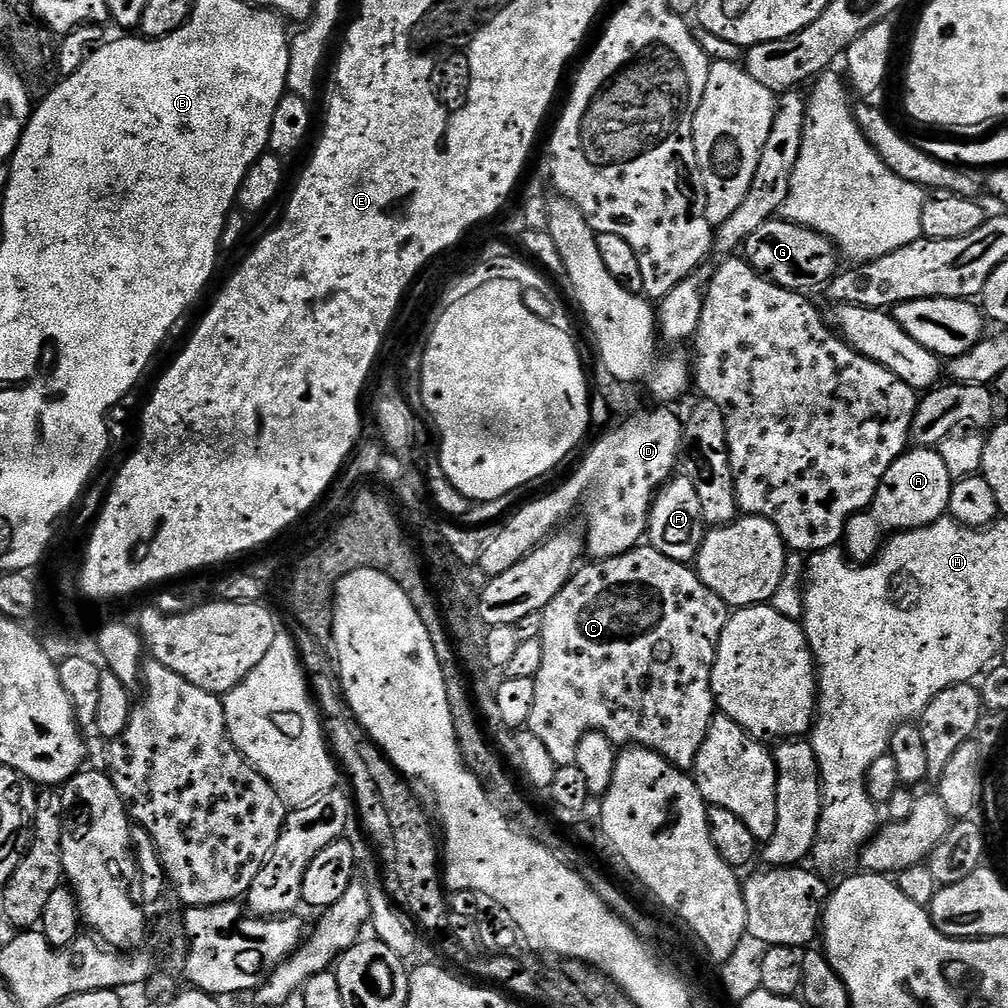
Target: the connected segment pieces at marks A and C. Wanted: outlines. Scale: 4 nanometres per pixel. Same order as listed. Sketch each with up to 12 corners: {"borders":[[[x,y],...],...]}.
{"borders":[[[935,447],[886,470],[855,517],[857,550],[948,512],[953,483]],[[651,546],[544,607],[526,728],[696,767],[730,609]]]}

